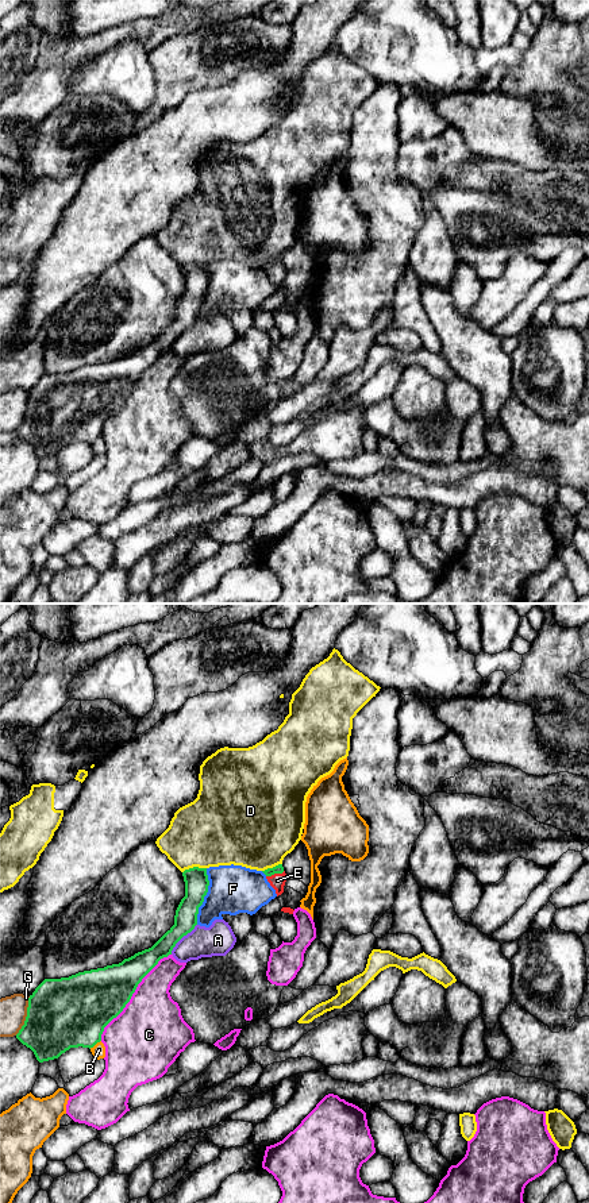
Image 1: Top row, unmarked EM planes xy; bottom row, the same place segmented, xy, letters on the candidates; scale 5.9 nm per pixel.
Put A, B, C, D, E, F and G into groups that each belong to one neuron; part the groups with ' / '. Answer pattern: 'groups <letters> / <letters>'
groups A / B / C / D / E / F / G

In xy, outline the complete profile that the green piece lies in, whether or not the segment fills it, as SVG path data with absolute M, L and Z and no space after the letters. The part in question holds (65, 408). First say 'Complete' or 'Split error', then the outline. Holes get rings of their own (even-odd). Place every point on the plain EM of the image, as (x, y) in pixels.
Complete. M193 262L182 267L185 292L181 294L174 320L149 344L124 354L119 359L78 367L69 373L45 374L28 393L27 412L16 433L30 443L39 458L58 454L70 443L93 443L101 436L104 423L130 397L142 374L163 352L172 350L176 339L197 320L199 302L208 288L207 263Z

